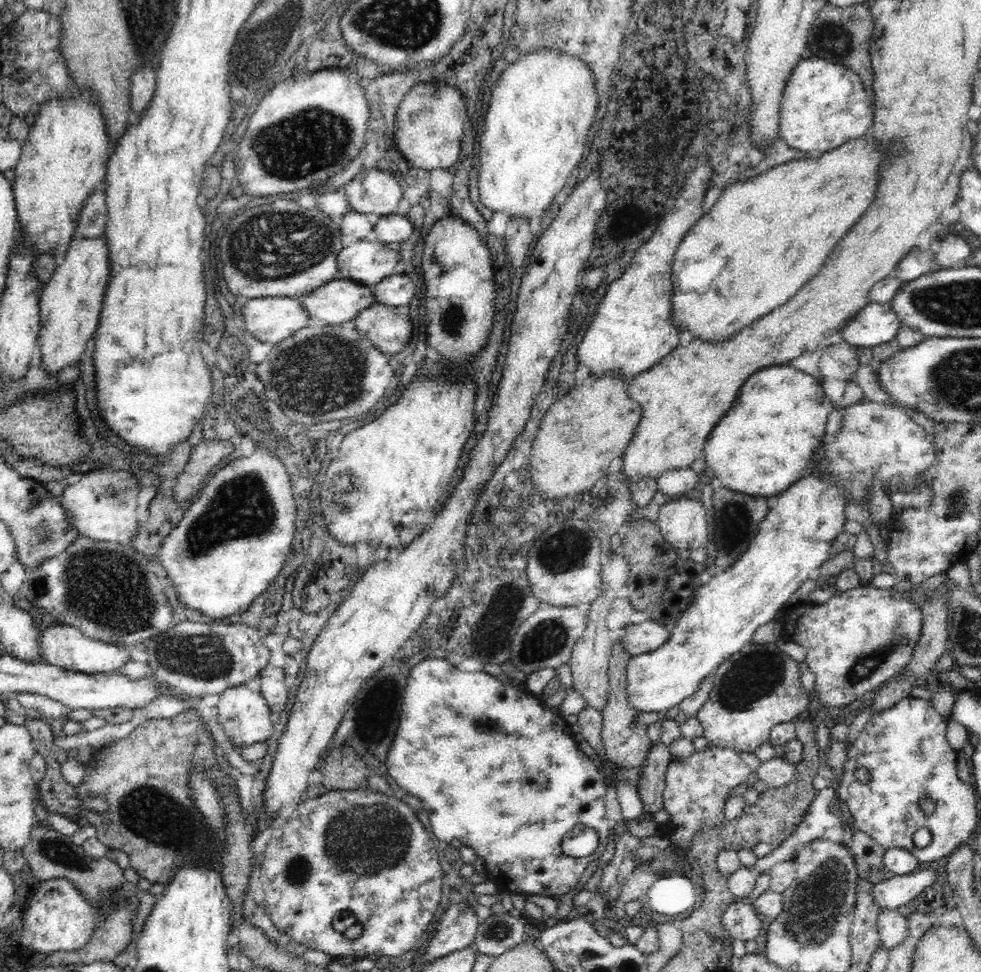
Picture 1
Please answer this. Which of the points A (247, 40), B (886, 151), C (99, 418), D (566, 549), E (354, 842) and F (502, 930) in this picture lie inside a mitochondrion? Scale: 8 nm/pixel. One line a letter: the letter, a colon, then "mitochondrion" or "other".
A: other
B: other
C: other
D: mitochondrion
E: mitochondrion
F: mitochondrion

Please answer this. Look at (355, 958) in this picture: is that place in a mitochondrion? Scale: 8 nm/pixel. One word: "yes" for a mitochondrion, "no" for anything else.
no

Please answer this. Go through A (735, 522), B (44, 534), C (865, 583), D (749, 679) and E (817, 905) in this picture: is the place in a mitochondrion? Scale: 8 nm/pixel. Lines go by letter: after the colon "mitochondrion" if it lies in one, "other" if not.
A: mitochondrion
B: mitochondrion
C: other
D: mitochondrion
E: mitochondrion

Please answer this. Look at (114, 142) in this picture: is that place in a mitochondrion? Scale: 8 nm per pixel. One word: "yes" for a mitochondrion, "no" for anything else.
no

